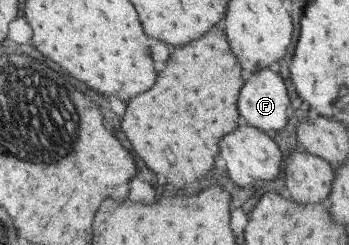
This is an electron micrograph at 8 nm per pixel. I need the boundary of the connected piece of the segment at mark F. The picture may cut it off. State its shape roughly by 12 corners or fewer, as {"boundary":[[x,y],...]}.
{"boundary":[[260,68],[243,84],[237,112],[271,134],[290,116],[277,72]]}

